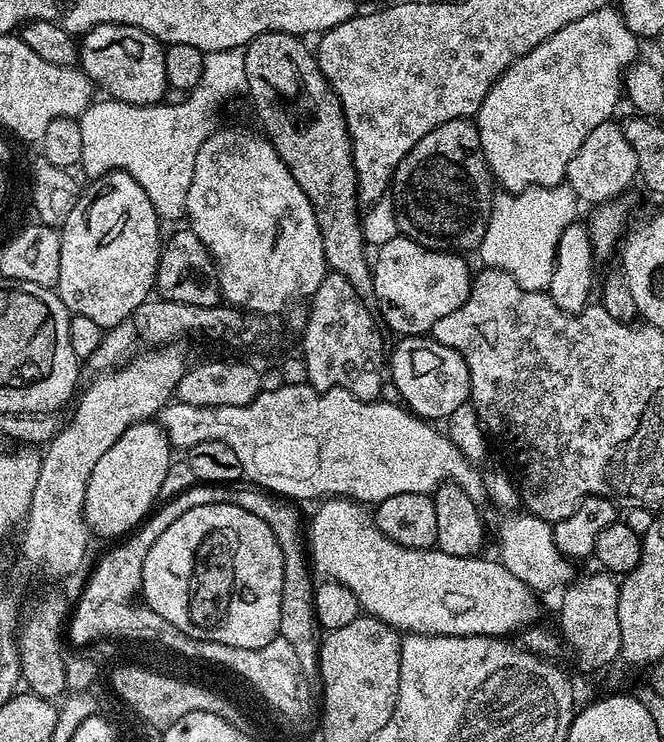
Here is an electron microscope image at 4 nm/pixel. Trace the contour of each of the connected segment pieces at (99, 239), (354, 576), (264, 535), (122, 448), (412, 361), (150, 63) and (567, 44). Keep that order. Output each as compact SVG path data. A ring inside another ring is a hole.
M107 172L105 176L95 177L89 184L92 185L86 188L86 194L76 200L74 210L70 210L70 218L66 218L59 229L62 262L55 291L60 293L60 300L71 315L90 318L107 330L118 326L123 320L132 319L138 306L153 295L162 251L162 221L150 198L146 198L146 190L138 186L129 172Z
M328 498L321 504L324 505L312 516L312 525L307 525L306 528L306 544L310 549L311 567L316 572L317 570L320 571L321 577L327 578L329 581L345 584L357 598L361 609L367 615L378 617L382 622L389 624L391 628L395 628L404 634L415 634L417 636L499 636L508 638L513 635L511 632L517 631L516 633L519 633L521 630L535 625L539 621L536 620L540 616L540 604L536 601L537 593L526 582L522 582L522 578L514 578L514 574L510 574L510 570L506 570L506 566L501 564L499 559L480 560L481 557L479 555L451 556L432 548L407 548L396 540L390 539L386 534L382 534L382 530L374 522L369 509L363 503L347 498Z
M207 504L174 518L142 562L144 603L195 640L254 650L277 639L283 556L274 530L236 504Z
M145 422L142 424L135 424L126 430L126 434L122 434L122 438L118 438L118 442L114 442L114 446L110 446L110 450L106 450L106 454L102 454L102 458L98 458L94 470L90 470L90 482L86 486L86 502L84 503L84 520L88 523L89 529L93 533L96 532L100 536L120 536L116 538L124 538L133 530L140 527L144 523L146 517L153 511L154 505L160 500L160 491L162 490L162 481L166 478L166 470L172 465L174 459L174 449L172 443L168 441L168 436L165 434L163 428L156 422Z
M428 334L401 336L395 342L396 349L393 352L391 349L390 352L390 384L396 387L403 407L409 412L421 420L444 422L454 414L454 410L458 410L458 406L469 403L472 379L466 362L462 354L458 354L458 350L442 346L442 342L432 339Z
M103 24L94 26L91 30L83 33L79 41L80 58L79 67L85 76L92 81L101 93L107 94L111 99L121 100L127 104L159 104L165 99L169 90L166 78L166 62L164 61L165 45L161 44L146 30L138 26L126 26L125 24Z
M615 7L594 10L570 26L562 26L546 42L534 46L530 54L518 58L494 82L486 94L482 106L474 117L474 123L480 135L480 145L488 163L493 181L500 184L505 193L520 192L524 188L539 186L555 188L565 183L568 163L578 146L586 142L586 134L594 126L609 123L616 103L622 100L622 73L637 59L636 44L638 37L626 26Z

